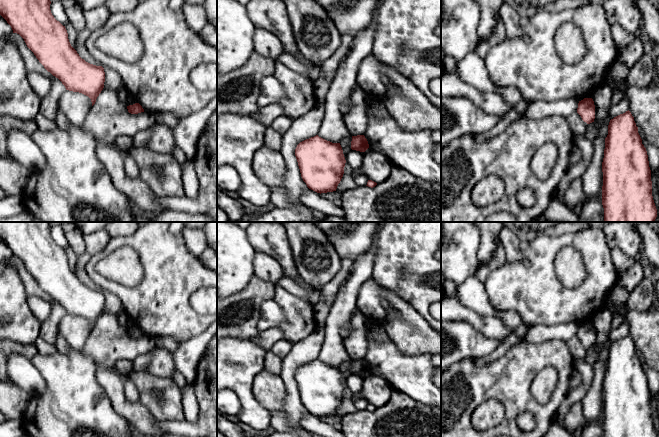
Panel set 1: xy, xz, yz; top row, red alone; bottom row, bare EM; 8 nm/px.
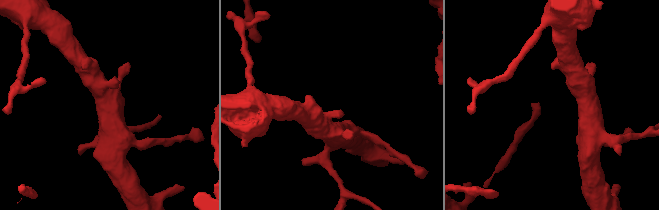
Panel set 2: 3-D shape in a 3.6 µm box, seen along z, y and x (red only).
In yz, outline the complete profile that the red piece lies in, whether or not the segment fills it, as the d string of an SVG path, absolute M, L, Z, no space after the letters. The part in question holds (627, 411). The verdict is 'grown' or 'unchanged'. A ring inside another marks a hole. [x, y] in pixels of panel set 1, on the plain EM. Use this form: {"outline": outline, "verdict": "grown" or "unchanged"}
{"outline": "M629 334L609 346L602 396L604 437L657 437L647 375Z", "verdict": "unchanged"}

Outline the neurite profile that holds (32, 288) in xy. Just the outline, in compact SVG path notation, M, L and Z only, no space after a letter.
M13 257L9 263L11 263L20 275L20 278L24 284L24 288L27 297L38 296L49 302L53 299L48 296L44 290L39 286L34 277L27 271L24 263L17 257Z

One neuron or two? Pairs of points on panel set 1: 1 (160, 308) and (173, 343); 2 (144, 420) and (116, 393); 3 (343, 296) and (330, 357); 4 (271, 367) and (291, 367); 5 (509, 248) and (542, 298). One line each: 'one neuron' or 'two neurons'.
1: two neurons
2: one neuron
3: one neuron
4: two neurons
5: two neurons

